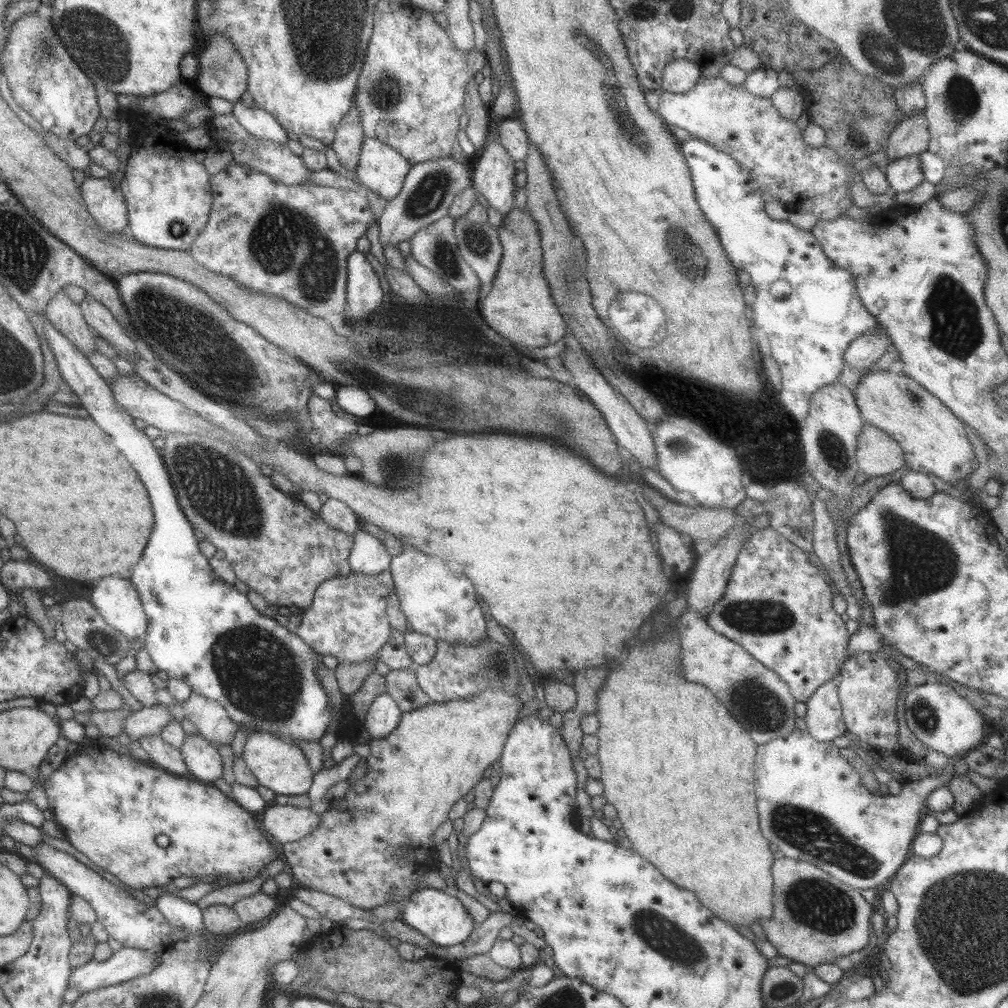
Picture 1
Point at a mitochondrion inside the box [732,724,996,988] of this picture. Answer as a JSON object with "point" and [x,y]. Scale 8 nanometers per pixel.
{"point":[797,828]}

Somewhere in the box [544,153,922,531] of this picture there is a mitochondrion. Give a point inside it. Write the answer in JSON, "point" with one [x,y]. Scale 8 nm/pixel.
{"point":[691,261]}

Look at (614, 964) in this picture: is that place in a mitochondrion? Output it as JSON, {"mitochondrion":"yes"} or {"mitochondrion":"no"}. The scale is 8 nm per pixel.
{"mitochondrion":"no"}

